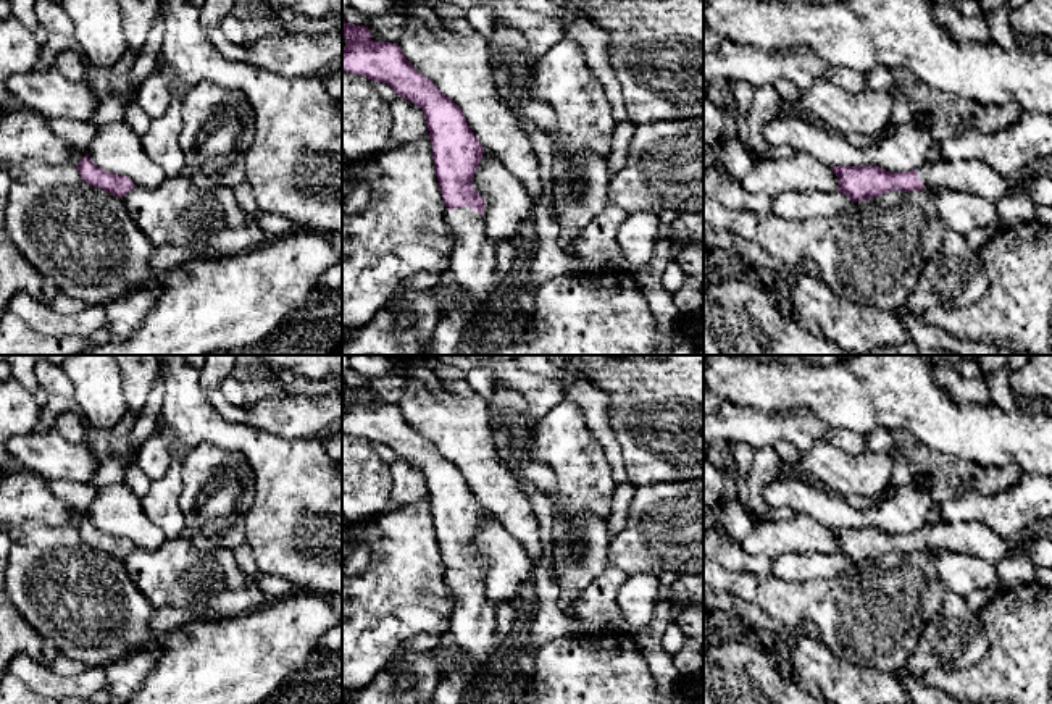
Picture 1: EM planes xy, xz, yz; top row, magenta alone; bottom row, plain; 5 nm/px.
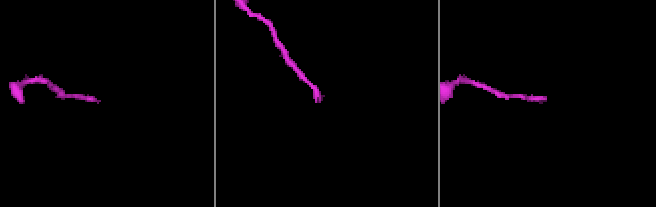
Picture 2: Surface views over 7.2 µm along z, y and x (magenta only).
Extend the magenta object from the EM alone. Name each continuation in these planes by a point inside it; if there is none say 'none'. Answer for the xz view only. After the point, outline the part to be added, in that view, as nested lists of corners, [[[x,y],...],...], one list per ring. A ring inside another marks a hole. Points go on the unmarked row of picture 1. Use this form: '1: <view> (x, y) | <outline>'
1: xz (473, 624) | [[[461,568],[447,573],[447,585],[455,593],[455,609],[449,630],[461,649],[478,664],[470,680],[466,704],[499,699],[507,675],[507,659],[500,647],[495,620],[495,602],[486,593],[484,576]]]

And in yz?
1: yz (976, 540) | [[[933,520],[918,530],[918,541],[926,551],[970,554],[992,565],[1023,551],[1037,567],[1052,567],[1052,536],[1033,536],[1028,544],[1020,544],[1018,539],[1005,539],[978,522]]]

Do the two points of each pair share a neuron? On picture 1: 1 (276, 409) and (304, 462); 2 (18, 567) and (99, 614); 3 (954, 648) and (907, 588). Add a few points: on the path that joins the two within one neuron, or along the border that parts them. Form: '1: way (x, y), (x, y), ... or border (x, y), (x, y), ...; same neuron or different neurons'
1: border (255, 425), (289, 438), (320, 436); different neurons
2: way (37, 567), (44, 567), (71, 595), (79, 598); same neuron
3: border (949, 593), (943, 611), (926, 624), (912, 651); different neurons

